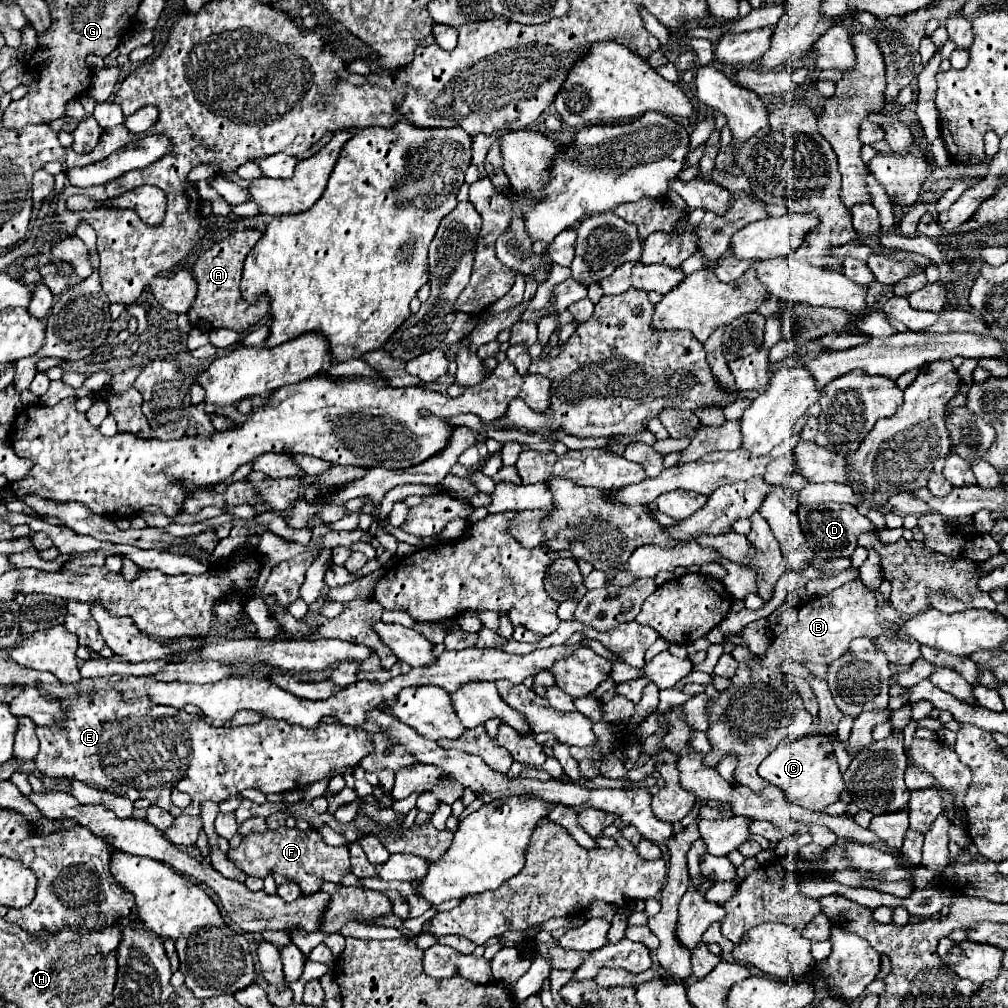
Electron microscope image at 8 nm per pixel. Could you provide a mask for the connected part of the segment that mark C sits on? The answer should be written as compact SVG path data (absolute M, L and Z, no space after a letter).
M808 734L798 740L784 740L774 752L764 758L764 762L758 766L758 774L770 784L782 788L792 804L808 808L812 812L824 812L824 808L834 804L844 790L844 780L836 764L832 740L822 734Z

